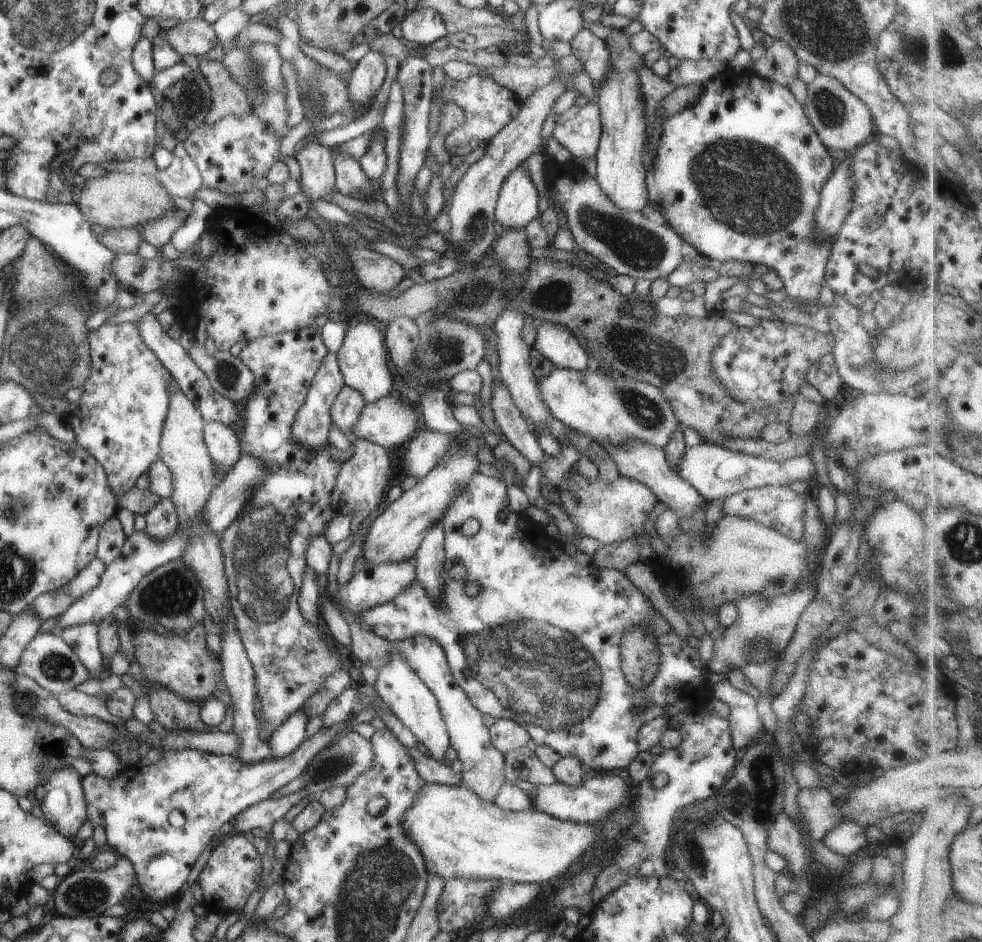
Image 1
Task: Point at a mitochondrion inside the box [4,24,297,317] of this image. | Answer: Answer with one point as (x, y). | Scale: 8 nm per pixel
(262, 68)

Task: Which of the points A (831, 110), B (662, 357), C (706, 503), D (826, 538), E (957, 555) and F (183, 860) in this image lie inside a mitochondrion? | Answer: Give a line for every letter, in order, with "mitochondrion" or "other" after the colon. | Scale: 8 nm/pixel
A: mitochondrion
B: mitochondrion
C: other
D: other
E: mitochondrion
F: other

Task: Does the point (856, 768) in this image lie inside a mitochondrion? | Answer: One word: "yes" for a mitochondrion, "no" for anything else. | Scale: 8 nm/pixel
no

